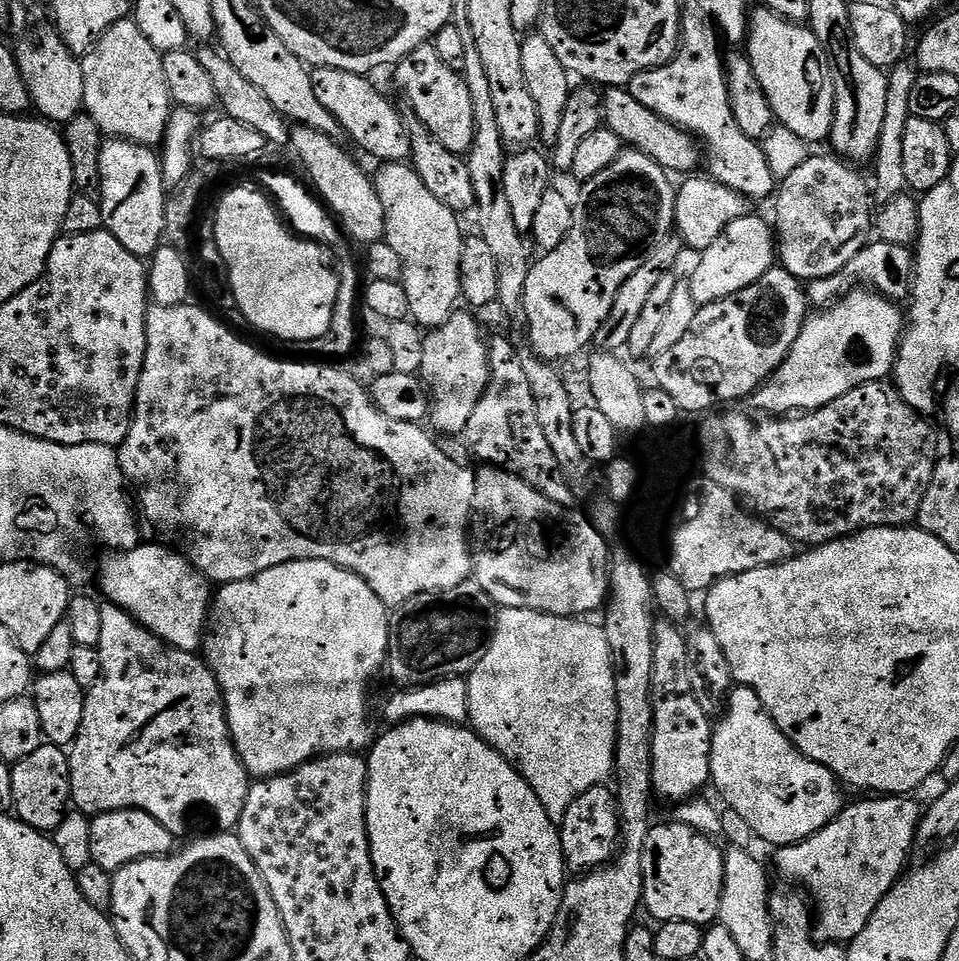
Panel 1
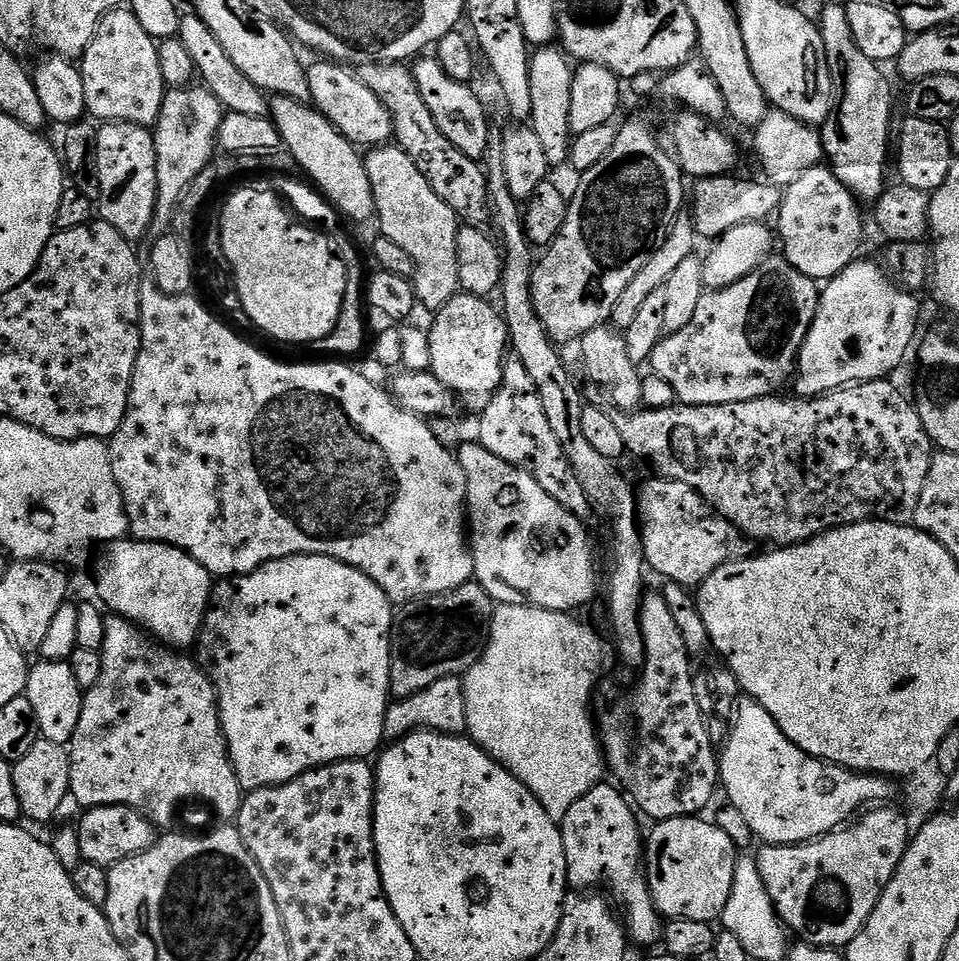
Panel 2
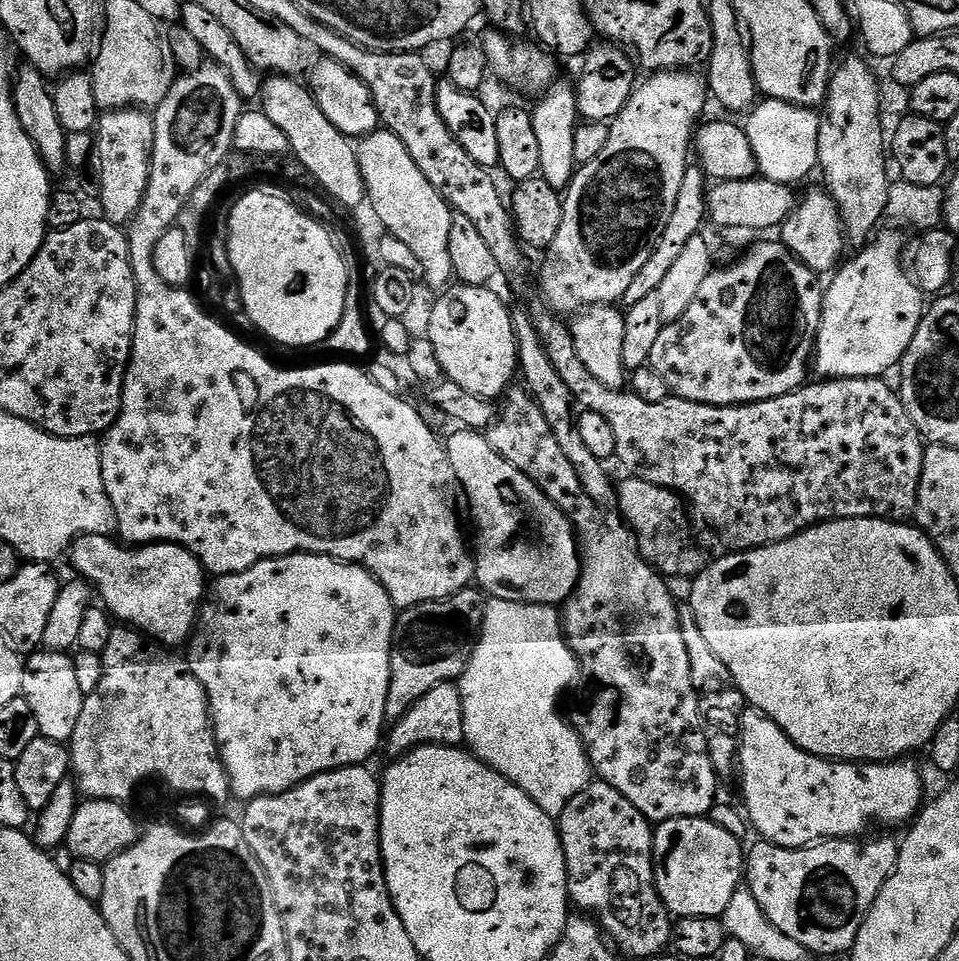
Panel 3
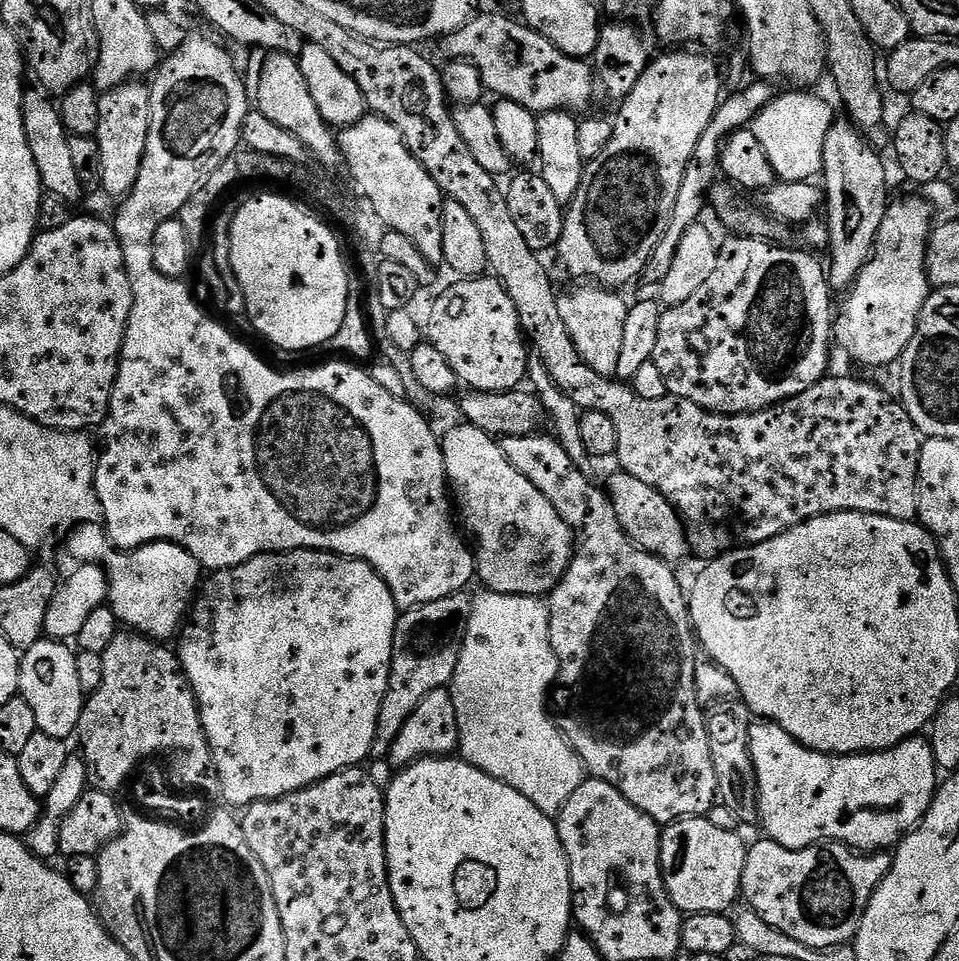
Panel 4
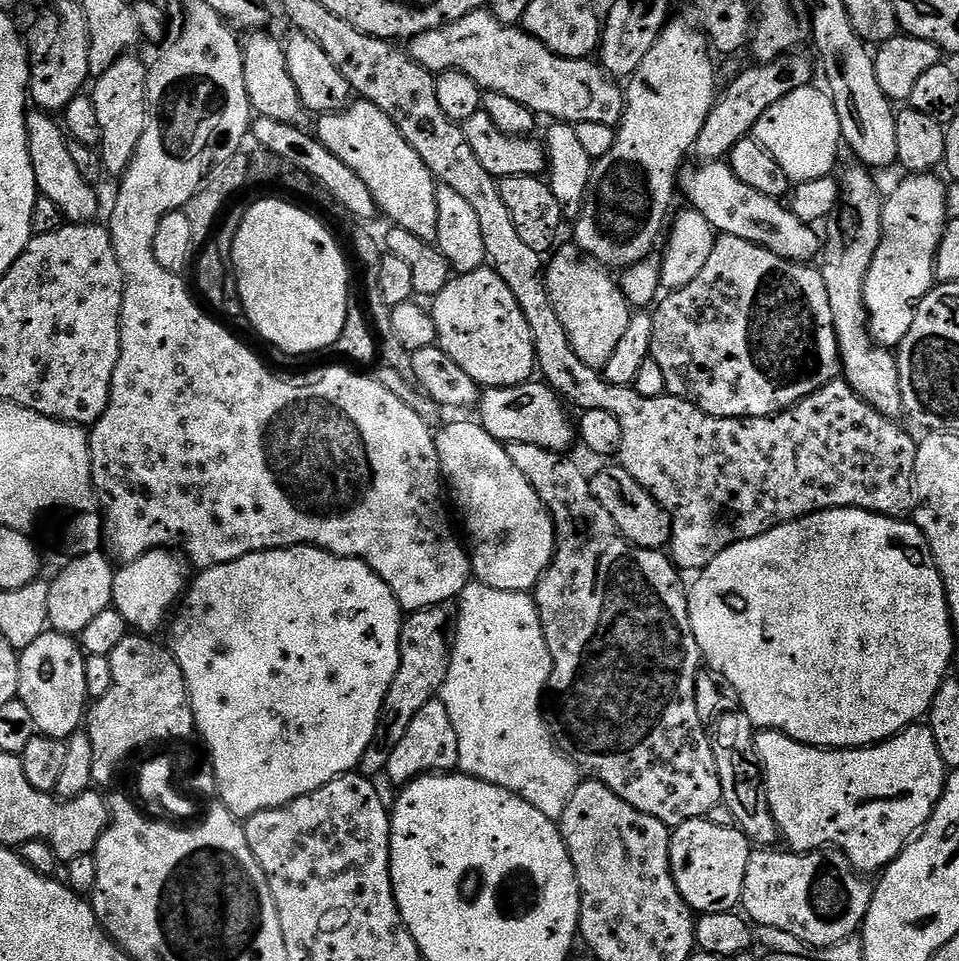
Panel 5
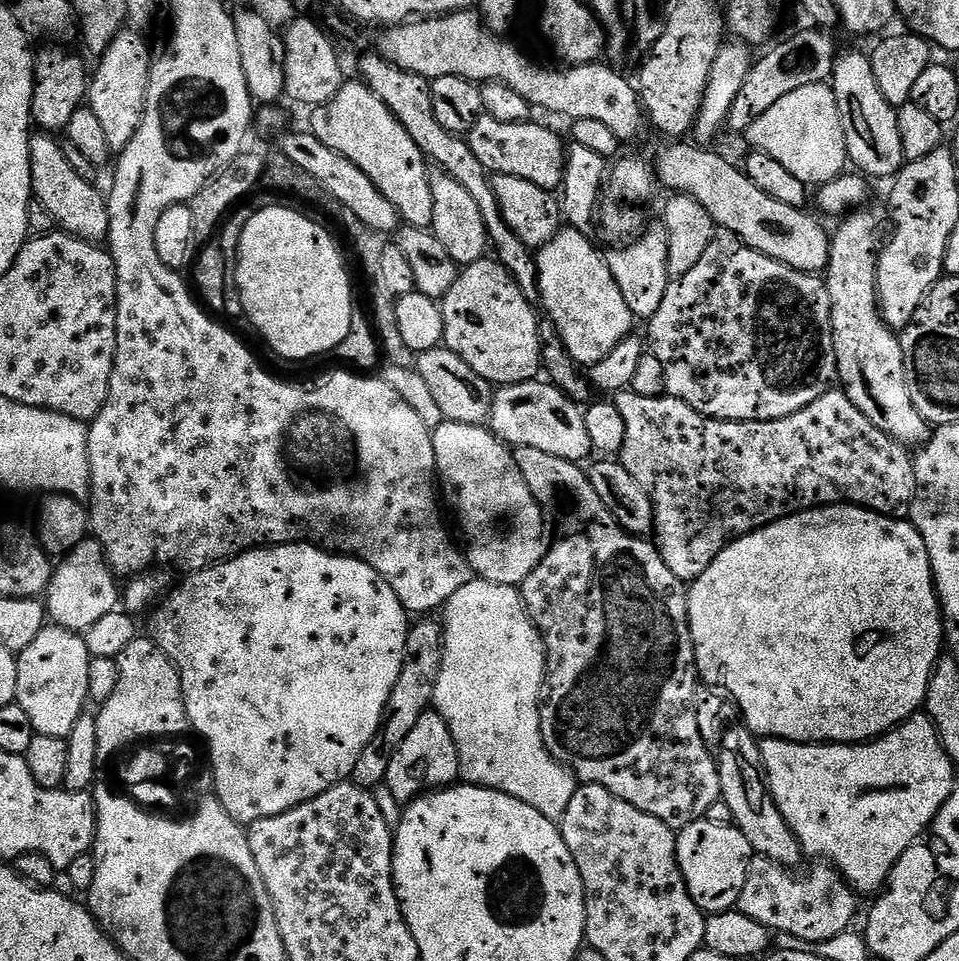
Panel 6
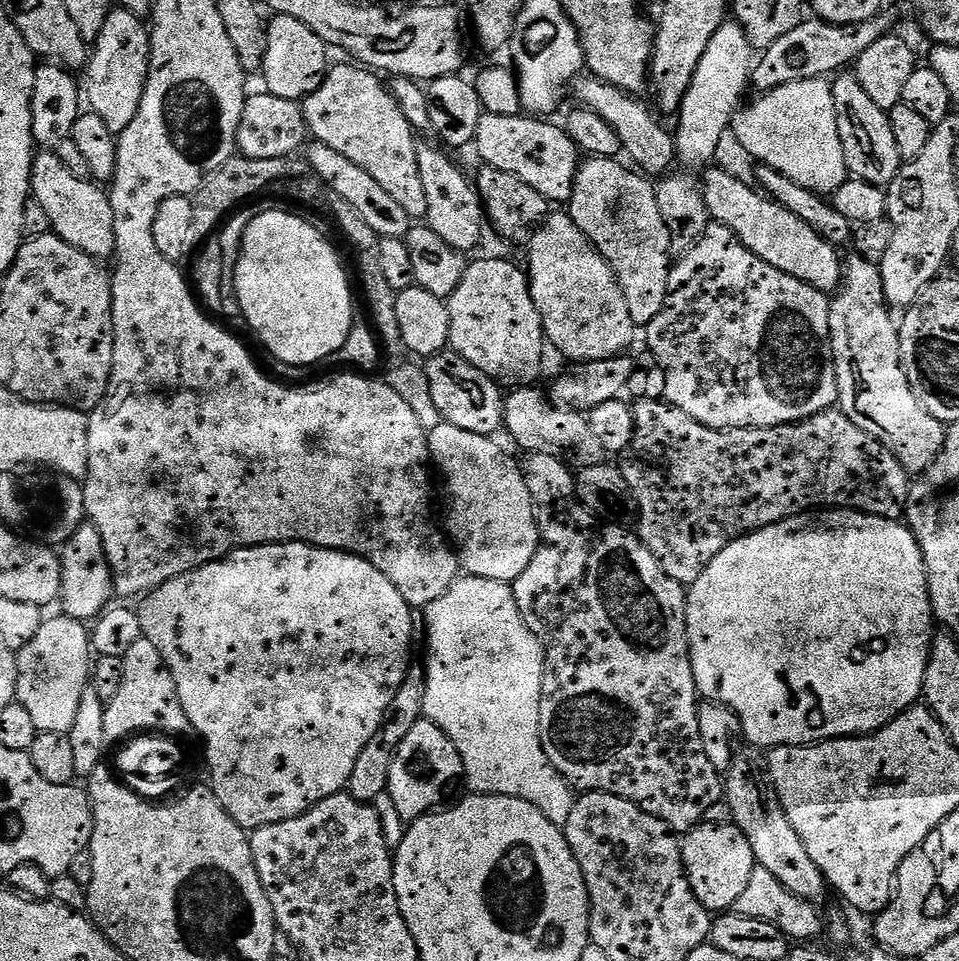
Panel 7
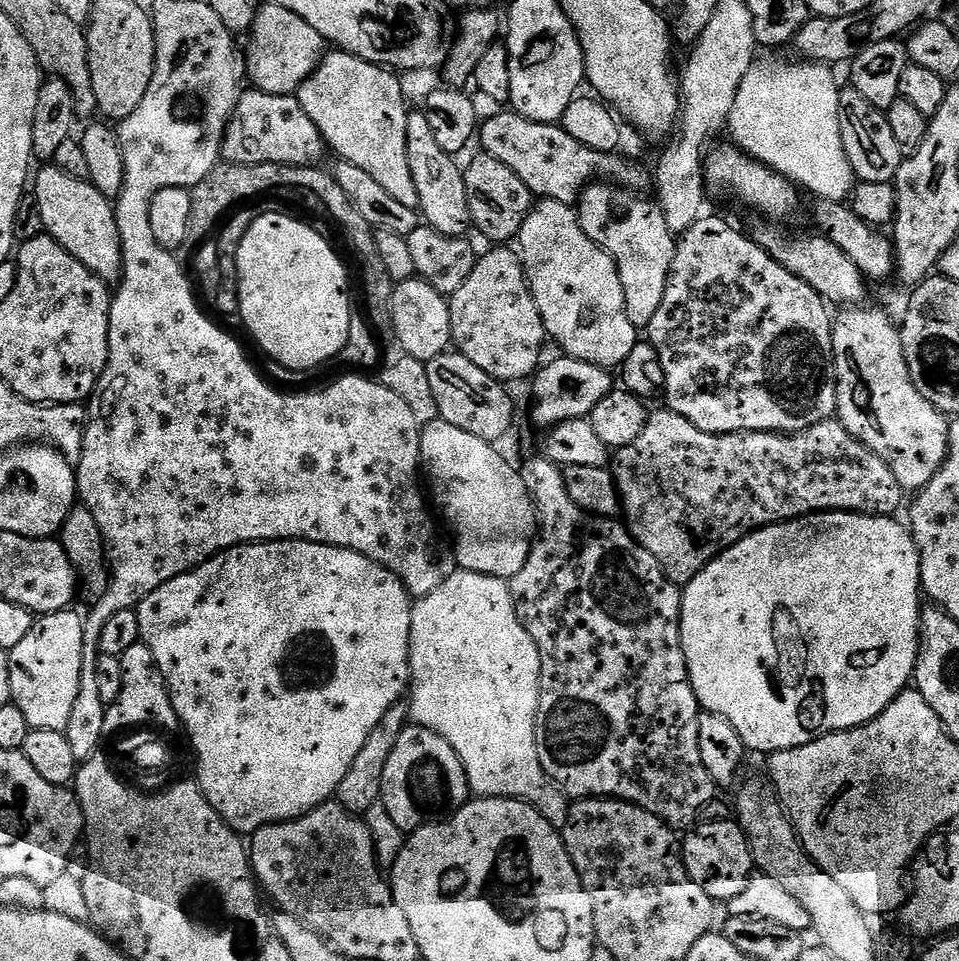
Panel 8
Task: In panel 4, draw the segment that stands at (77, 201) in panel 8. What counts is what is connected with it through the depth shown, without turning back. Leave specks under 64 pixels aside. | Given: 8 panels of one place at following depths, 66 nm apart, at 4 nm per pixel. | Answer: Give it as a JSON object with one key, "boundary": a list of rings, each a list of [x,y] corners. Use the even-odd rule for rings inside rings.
{"boundary":[[[28,90],[24,94],[24,129],[30,154],[34,154],[34,162],[38,166],[40,187],[44,192],[58,194],[58,198],[76,202],[80,195],[85,195],[86,189],[78,178],[78,170],[74,170],[74,158],[70,158],[72,136],[62,122],[59,107],[53,97],[40,90],[35,91]]]}

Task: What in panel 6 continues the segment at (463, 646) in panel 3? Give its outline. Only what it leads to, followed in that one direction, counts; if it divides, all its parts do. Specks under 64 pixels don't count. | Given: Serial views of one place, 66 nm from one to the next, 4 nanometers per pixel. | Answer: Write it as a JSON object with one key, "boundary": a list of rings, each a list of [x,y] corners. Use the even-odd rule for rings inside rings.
{"boundary":[[[436,618],[417,619],[420,621],[417,624],[415,621],[408,629],[402,674],[398,674],[398,682],[394,682],[394,690],[390,690],[390,698],[386,702],[386,710],[382,714],[376,737],[366,746],[366,750],[362,750],[358,762],[354,762],[350,777],[353,784],[369,790],[376,790],[379,784],[381,787],[388,778],[390,754],[396,751],[406,734],[410,734],[410,730],[418,726],[418,718],[429,711],[444,653],[444,629],[439,619],[432,619]]]}

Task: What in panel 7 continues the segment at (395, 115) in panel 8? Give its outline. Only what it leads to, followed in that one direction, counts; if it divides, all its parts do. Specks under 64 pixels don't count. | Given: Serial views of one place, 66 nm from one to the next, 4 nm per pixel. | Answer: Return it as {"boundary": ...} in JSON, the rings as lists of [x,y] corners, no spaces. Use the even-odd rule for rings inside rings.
{"boundary":[[[333,63],[322,86],[304,97],[302,107],[309,133],[319,143],[330,146],[330,150],[350,158],[354,166],[362,166],[404,207],[406,214],[427,217],[426,190],[422,190],[422,178],[418,175],[417,133],[406,122],[406,114],[402,114],[391,87],[383,84],[380,76],[367,66],[347,63]]]}

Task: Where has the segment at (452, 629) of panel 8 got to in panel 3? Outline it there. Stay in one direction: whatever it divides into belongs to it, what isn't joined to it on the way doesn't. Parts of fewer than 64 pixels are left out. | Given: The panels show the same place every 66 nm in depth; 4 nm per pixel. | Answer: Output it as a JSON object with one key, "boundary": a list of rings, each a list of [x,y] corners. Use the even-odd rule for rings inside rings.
{"boundary":[[[495,598],[489,599],[485,603],[484,619],[478,624],[478,639],[475,641],[472,657],[463,676],[458,681],[462,694],[462,714],[464,715],[464,744],[467,745],[473,756],[477,756],[483,764],[488,764],[495,772],[502,774],[502,778],[514,782],[514,786],[518,786],[530,798],[534,798],[536,805],[553,818],[558,818],[562,814],[562,810],[566,810],[566,806],[570,806],[570,798],[582,794],[584,787],[593,783],[594,780],[592,764],[588,760],[588,751],[585,750],[579,733],[573,729],[566,716],[560,713],[560,695],[579,676],[582,676],[580,658],[572,649],[572,645],[568,643],[567,636],[564,635],[562,616],[555,607],[547,604],[523,604],[513,600],[497,600]]]}

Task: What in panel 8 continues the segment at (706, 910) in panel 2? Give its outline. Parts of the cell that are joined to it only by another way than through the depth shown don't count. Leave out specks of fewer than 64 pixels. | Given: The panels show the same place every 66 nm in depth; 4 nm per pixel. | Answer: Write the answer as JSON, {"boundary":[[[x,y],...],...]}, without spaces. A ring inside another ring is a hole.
{"boundary":[[[735,819],[697,823],[683,837],[682,851],[684,865],[694,882],[706,890],[714,902],[727,902],[738,898],[746,890],[746,882],[754,874],[752,847],[748,845],[748,836]]]}

